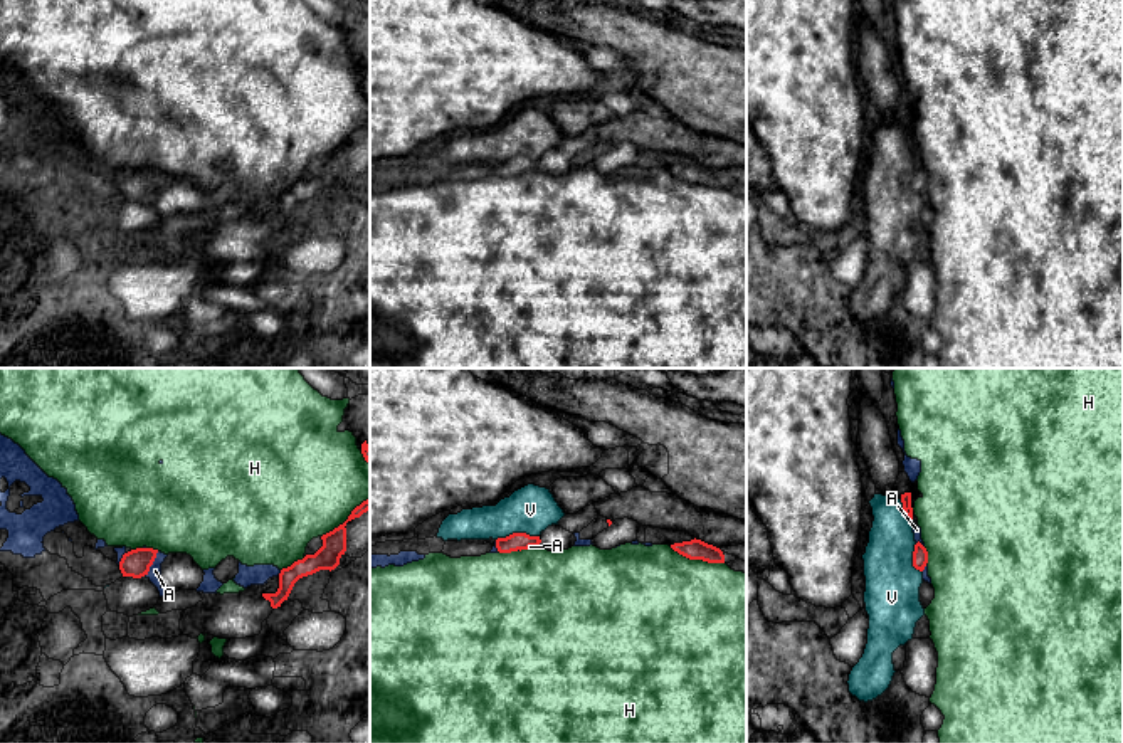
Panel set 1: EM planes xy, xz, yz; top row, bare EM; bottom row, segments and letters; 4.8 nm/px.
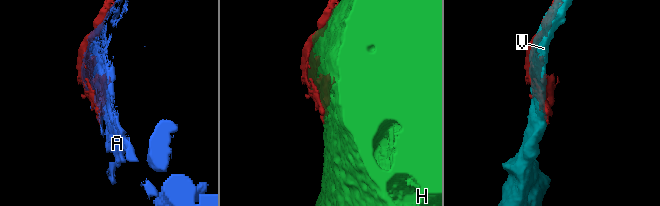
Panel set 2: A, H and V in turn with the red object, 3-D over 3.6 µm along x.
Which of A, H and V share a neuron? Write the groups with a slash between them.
A H / V

